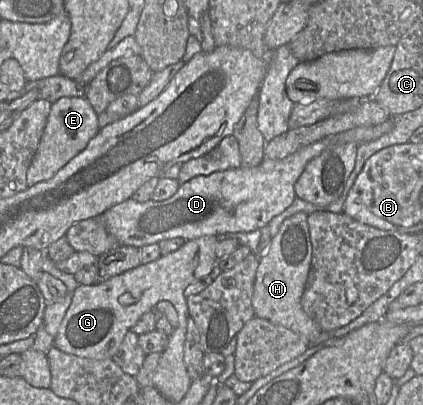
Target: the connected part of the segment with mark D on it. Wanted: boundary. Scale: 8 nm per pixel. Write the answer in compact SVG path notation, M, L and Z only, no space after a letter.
M389 118L375 126L357 127L331 138L321 139L281 160L263 159L255 167L240 166L207 176L196 176L181 184L177 192L166 200L138 202L130 198L109 208L98 218L118 245L136 248L173 238L188 241L202 236L259 230L293 203L296 198L296 181L306 165L327 147L331 144L362 144L374 141L392 128L393 123Z

